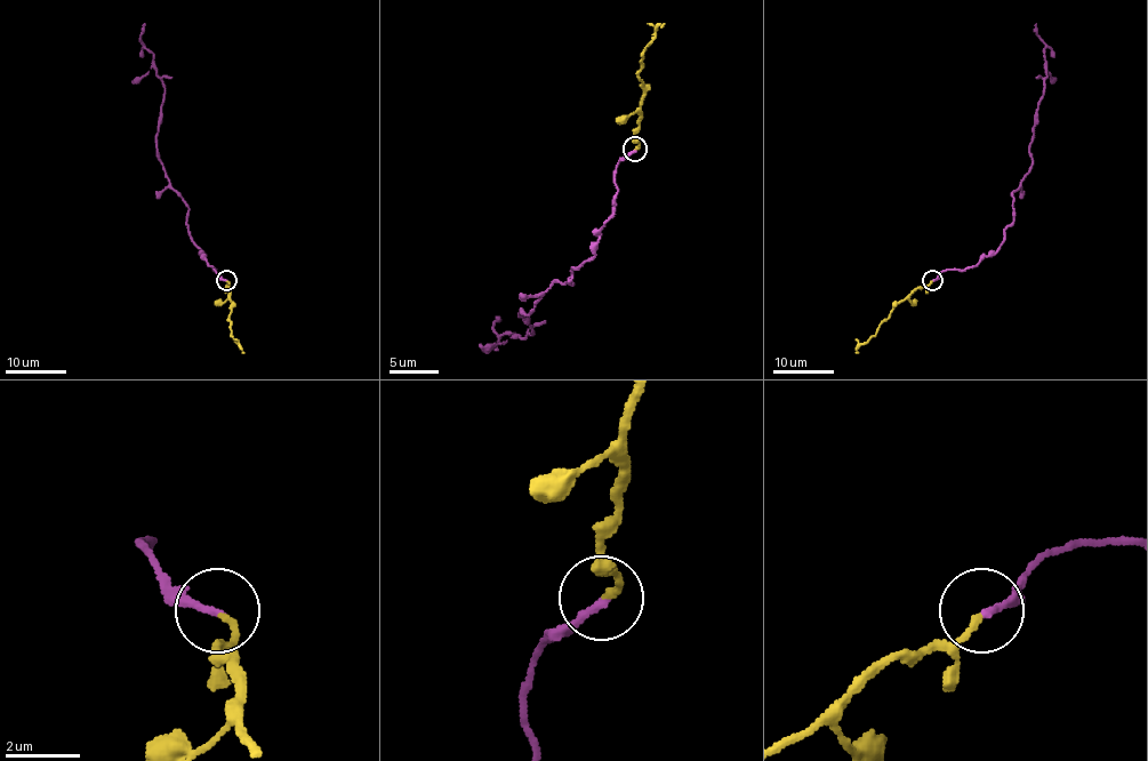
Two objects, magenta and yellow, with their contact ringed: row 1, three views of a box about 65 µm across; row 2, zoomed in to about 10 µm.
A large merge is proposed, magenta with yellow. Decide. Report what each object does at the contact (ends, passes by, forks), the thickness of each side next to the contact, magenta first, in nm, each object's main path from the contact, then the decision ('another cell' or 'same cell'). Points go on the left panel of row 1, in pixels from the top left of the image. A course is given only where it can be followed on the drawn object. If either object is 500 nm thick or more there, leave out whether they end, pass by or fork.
magenta ends; yellow ends; calibres 190 and 160 nm; course magenta (226, 280), (192, 240), (189, 205), (161, 162), (157, 143), (163, 83), (142, 41), (144, 23); course yellow (226, 281), (232, 303), (230, 336), (243, 352); same cell

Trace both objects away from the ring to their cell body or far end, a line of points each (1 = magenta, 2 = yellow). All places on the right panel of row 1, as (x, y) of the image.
1: (931, 280), (972, 267), (995, 253), (1013, 221), (1013, 192), (1033, 162), (1029, 143), (1046, 74), (1036, 23)
2: (931, 281), (916, 287), (898, 303), (873, 336), (856, 350), (858, 352)

